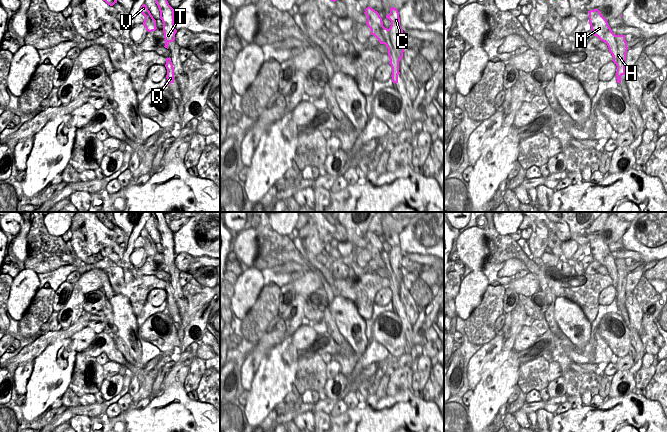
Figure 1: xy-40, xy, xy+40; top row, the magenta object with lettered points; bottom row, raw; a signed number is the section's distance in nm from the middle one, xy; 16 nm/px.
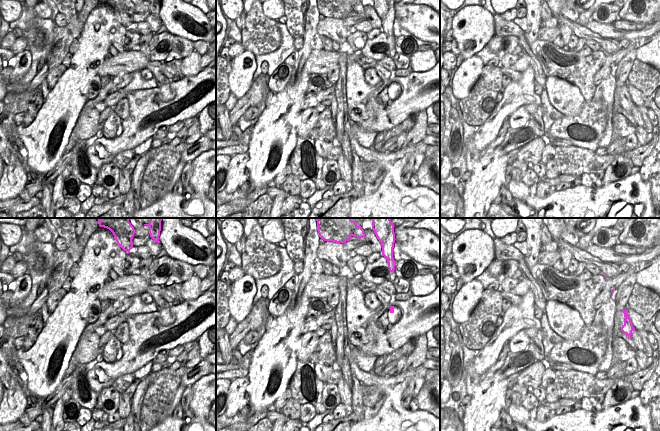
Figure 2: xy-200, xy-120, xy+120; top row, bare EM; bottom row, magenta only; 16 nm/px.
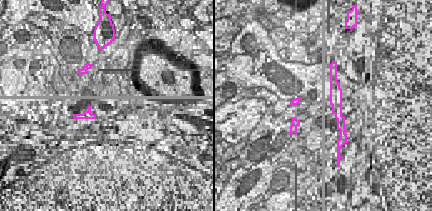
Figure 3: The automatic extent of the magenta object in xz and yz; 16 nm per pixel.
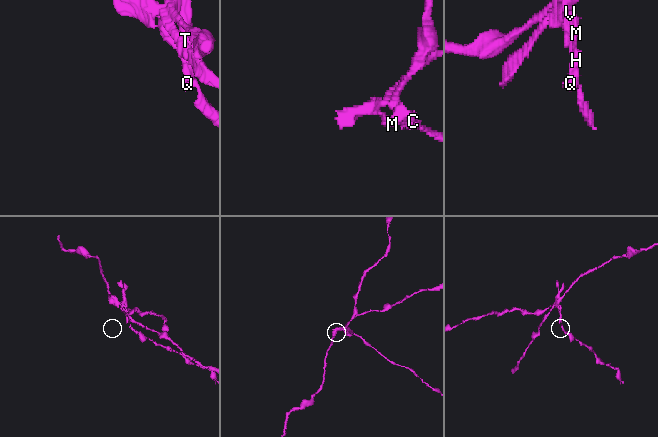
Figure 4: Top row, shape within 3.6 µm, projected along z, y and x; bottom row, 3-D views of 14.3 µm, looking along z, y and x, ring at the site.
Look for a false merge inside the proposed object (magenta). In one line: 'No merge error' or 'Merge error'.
Merge error

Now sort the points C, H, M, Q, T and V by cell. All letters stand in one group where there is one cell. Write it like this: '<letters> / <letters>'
C T V / H M Q

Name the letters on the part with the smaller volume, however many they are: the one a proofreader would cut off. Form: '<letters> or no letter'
H, M, Q

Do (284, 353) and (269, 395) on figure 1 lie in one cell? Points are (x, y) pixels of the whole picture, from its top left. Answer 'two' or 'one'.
one

